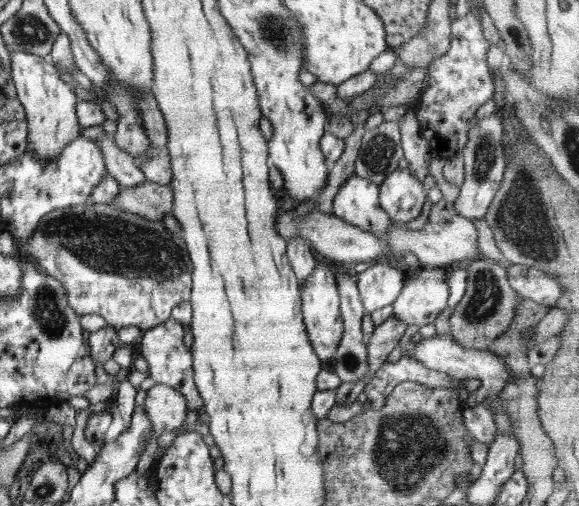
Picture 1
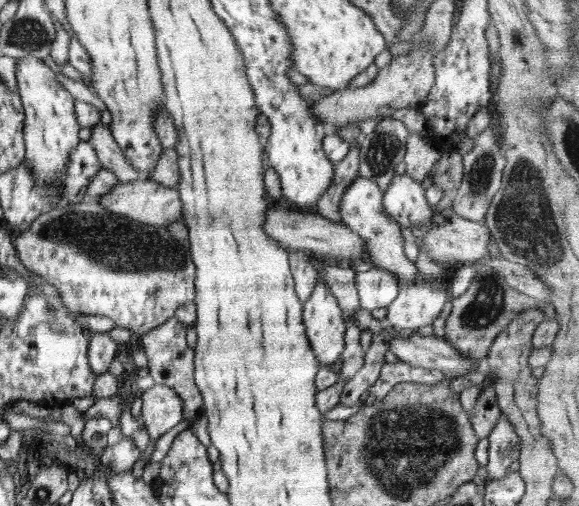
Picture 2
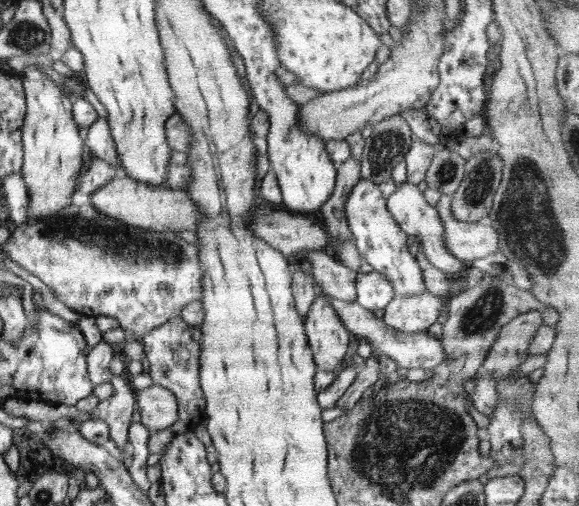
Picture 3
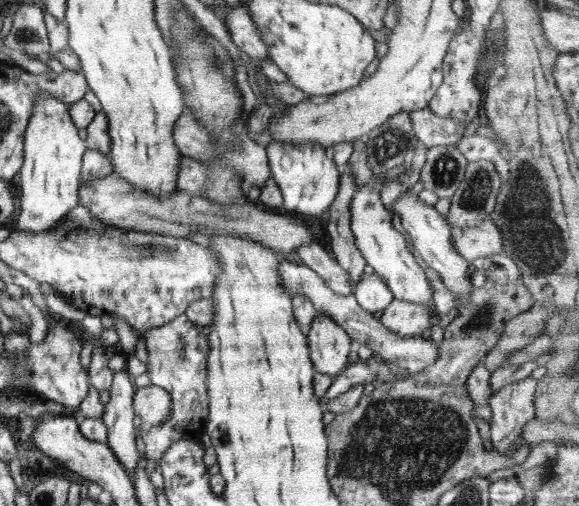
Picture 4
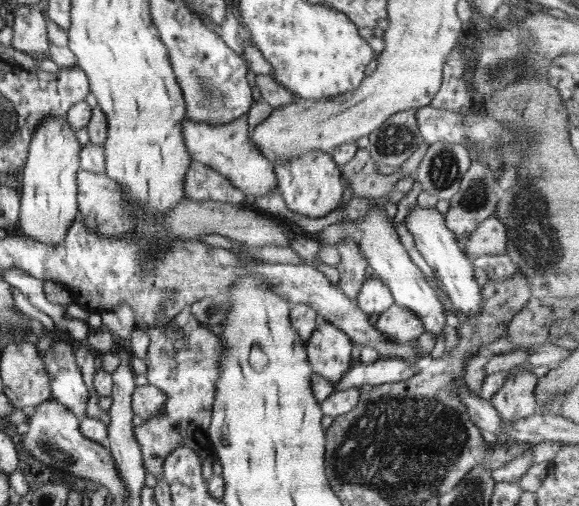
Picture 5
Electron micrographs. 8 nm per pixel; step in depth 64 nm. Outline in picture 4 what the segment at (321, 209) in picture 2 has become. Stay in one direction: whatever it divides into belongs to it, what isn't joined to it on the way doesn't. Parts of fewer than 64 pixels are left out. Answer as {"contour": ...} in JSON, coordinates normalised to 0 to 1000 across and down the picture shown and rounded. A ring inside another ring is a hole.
{"contour":[[[598,328],[585,344],[585,381],[563,419],[570,435],[563,462],[570,468],[570,486],[573,486],[580,518],[604,545],[608,583],[611,583],[615,565],[618,565],[618,557],[622,557],[622,549],[629,542],[629,530],[634,524],[632,514],[618,496],[606,455],[604,401],[615,374],[611,344]]]}

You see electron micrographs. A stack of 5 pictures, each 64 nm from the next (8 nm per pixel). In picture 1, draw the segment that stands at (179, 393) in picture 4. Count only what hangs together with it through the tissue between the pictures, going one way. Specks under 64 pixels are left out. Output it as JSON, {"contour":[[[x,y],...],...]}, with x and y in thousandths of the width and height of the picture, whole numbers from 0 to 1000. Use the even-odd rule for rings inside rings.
{"contour":[[[294,626],[278,642],[264,644],[245,660],[245,704],[256,717],[257,743],[276,761],[290,761],[314,777],[323,791],[323,810],[345,810],[351,802],[349,785],[344,781],[335,757],[333,700],[318,682],[318,648],[314,638]]]}

